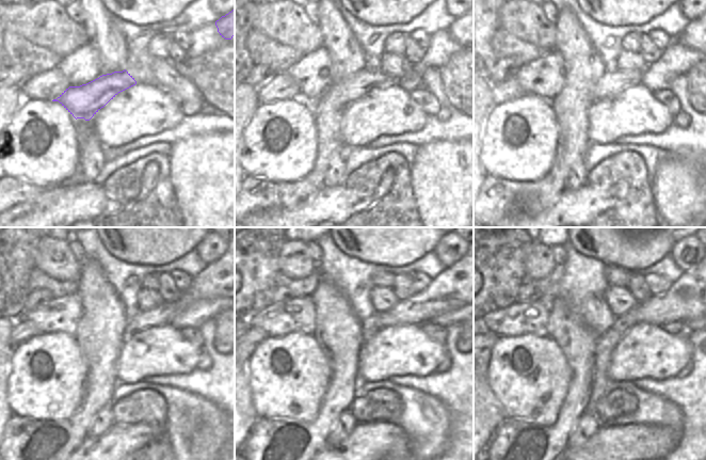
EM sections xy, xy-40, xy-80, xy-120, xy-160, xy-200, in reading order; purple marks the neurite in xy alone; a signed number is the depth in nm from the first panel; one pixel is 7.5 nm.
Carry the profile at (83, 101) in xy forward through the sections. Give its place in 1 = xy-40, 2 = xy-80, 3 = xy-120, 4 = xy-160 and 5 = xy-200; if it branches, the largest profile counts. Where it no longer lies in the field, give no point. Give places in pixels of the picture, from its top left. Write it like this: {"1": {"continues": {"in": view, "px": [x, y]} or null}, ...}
{"1": {"continues": {"in": "xy-40", "px": [340, 94]}}, "2": {"continues": {"in": "xy-80", "px": [611, 82]}}, "3": {"continues": {"in": "xy-120", "px": [212, 282]}}, "4": {"continues": {"in": "xy-160", "px": [451, 289]}}, "5": {"continues": {"in": "xy-200", "px": [690, 298]}}}

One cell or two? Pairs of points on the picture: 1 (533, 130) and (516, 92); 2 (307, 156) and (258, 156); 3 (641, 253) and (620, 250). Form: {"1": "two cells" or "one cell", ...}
{"1": "two cells", "2": "one cell", "3": "one cell"}

